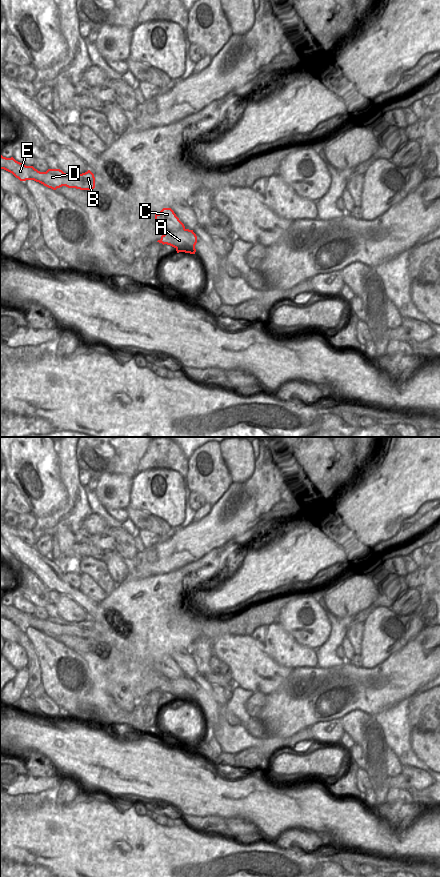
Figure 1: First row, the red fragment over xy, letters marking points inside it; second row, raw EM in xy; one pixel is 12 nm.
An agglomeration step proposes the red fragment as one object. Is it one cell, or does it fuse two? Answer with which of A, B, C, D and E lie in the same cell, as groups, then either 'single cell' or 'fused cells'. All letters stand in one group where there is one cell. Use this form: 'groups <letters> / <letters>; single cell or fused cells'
groups A / B C D E; fused cells

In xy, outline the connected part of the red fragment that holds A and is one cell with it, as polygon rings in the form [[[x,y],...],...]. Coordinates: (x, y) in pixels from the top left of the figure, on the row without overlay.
[[[183,677],[178,680],[172,680],[170,678],[163,678],[165,681],[161,684],[163,687],[162,692],[167,692],[174,695],[179,701],[179,695],[184,696],[185,701],[195,702],[195,693],[197,691],[197,684],[193,678]]]

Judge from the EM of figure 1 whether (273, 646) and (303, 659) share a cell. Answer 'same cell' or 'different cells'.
same cell

